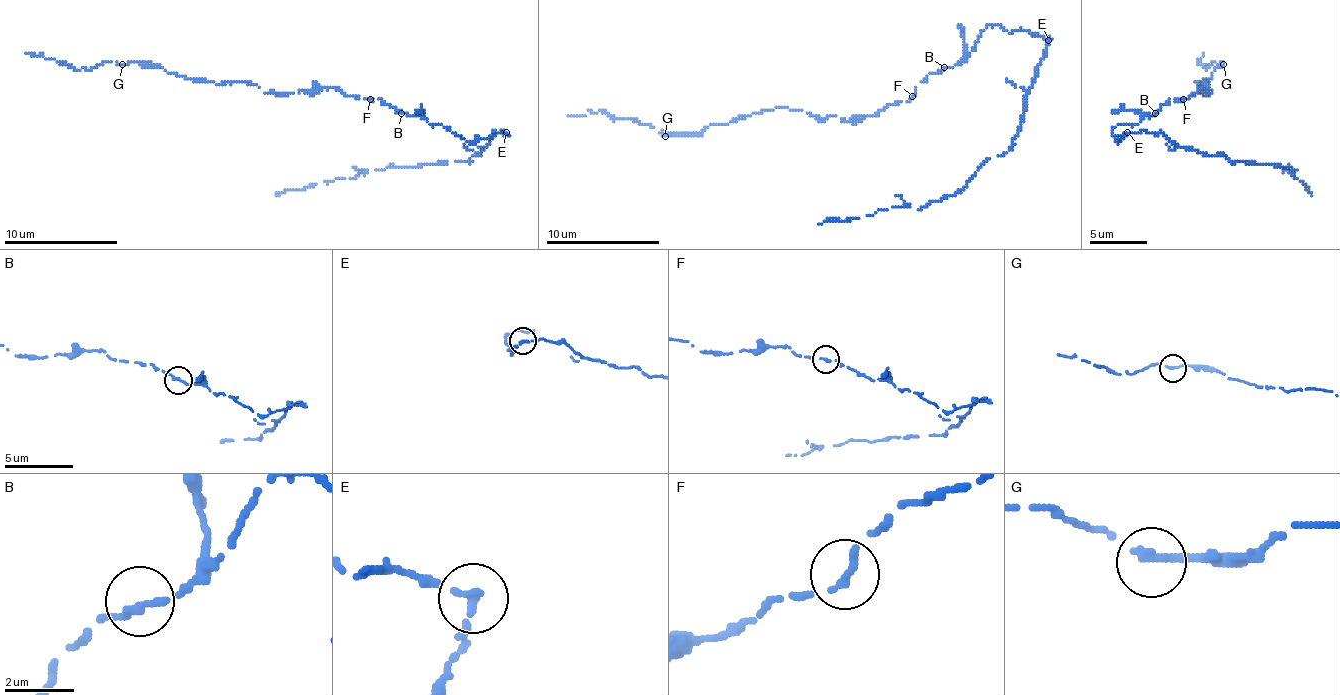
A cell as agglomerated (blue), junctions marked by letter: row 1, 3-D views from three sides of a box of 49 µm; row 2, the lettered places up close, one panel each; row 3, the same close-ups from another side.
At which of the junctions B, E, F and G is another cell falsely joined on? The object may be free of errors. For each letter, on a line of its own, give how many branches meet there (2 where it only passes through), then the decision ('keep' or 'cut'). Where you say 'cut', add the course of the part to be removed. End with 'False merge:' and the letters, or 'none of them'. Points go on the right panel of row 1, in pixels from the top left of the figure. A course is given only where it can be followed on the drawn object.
B: branches 2; keep
E: branches 2; cut; course (1126, 133), (1163, 133), (1180, 147), (1234, 161), (1297, 170), (1294, 178), (1303, 181), (1311, 195)
F: branches 2; keep
G: branches 2; keep
False merge: E

